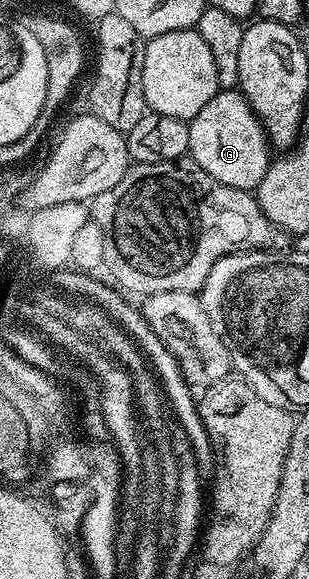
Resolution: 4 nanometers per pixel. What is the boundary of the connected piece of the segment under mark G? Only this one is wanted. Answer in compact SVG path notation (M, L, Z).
M219 90L189 121L189 126L189 155L194 156L193 163L197 167L203 168L224 186L257 189L260 178L264 178L271 164L272 148L262 130L262 123L241 91Z

